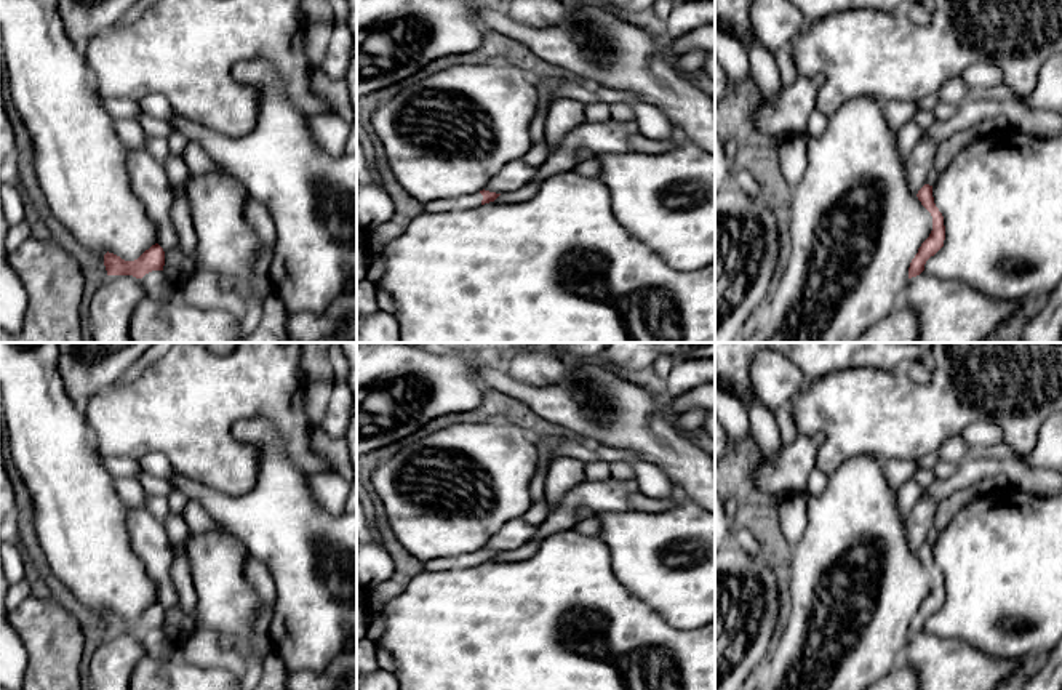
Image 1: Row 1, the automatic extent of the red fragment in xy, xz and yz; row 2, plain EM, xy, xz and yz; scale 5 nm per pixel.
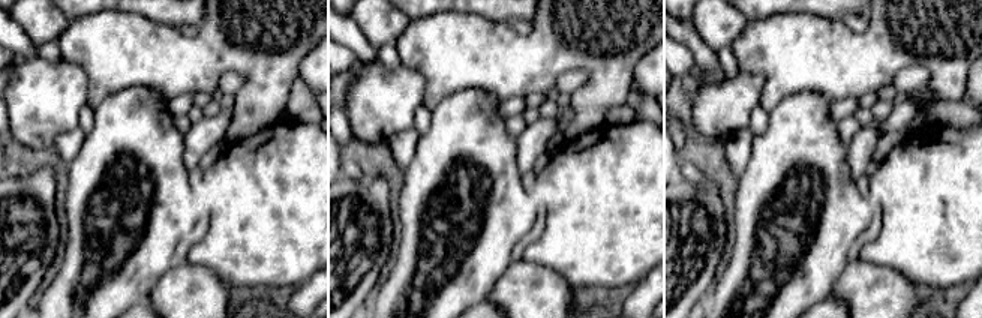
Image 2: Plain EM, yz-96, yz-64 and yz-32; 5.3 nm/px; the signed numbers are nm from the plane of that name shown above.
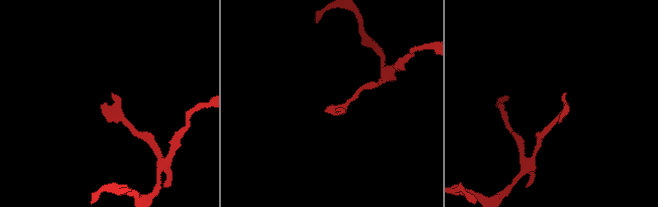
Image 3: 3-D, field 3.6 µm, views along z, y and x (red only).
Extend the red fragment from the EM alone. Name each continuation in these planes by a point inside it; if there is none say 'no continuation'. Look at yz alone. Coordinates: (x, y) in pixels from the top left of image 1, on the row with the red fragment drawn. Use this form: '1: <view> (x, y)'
no continuation

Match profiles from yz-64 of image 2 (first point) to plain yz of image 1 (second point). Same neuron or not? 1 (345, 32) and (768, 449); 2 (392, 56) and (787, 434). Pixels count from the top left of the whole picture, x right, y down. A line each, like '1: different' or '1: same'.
1: same
2: same

